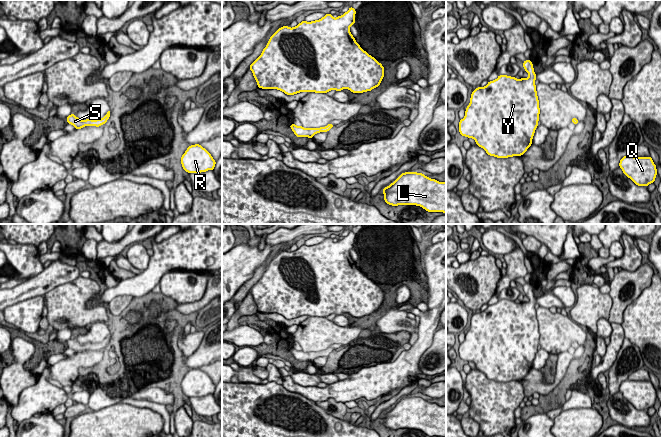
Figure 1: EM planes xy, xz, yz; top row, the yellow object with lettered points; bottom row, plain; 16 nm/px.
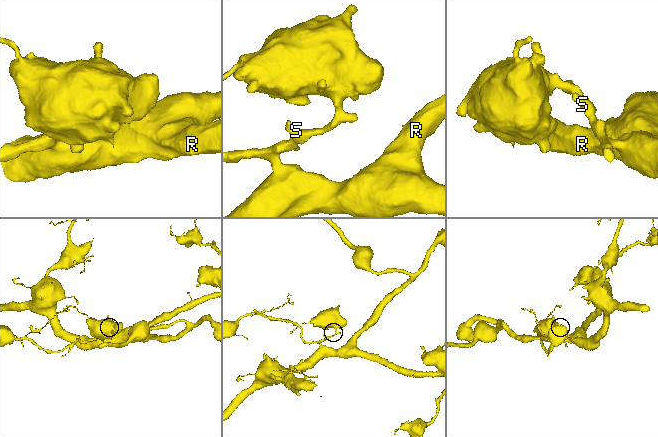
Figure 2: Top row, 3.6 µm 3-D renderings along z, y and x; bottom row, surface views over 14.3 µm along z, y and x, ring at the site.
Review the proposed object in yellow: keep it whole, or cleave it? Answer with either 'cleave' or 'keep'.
keep

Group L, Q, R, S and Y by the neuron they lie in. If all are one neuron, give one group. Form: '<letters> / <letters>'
L Q R S Y

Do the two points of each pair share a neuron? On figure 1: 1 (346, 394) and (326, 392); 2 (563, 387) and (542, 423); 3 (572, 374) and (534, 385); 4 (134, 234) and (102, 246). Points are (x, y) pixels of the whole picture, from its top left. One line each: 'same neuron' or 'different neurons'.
1: same neuron
2: different neurons
3: different neurons
4: same neuron

